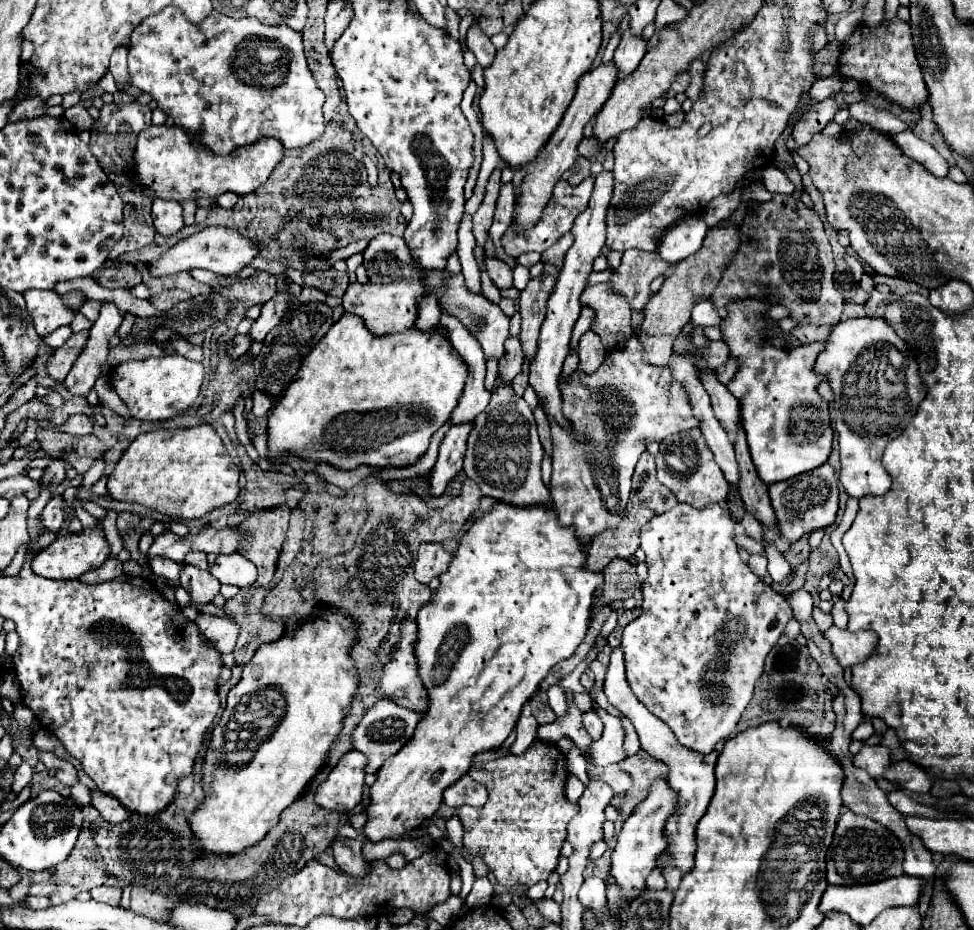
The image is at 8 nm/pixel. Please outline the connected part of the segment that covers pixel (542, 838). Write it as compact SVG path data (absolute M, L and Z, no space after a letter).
M536 739L522 755L474 763L468 775L488 789L486 805L456 809L464 827L462 841L470 855L482 853L502 887L516 883L530 887L548 879L558 867L566 825L578 811L578 805L564 797L566 759L560 749Z

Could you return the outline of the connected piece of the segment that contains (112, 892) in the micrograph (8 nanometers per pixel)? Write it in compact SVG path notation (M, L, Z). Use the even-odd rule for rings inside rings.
M96 887L90 891L90 895L94 901L108 903L108 905L120 905L122 889L120 887Z

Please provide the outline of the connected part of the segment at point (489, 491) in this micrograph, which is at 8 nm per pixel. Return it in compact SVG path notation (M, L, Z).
M510 385L498 387L492 393L492 401L488 403L488 407L476 417L474 429L468 439L464 473L480 485L484 497L492 497L514 507L552 507L550 491L540 477L542 455L544 449L538 441L536 421L530 407L522 397L516 397Z

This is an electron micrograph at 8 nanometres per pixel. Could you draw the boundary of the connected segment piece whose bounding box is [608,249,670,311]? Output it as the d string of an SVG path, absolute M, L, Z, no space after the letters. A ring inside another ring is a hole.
M630 249L624 251L620 267L612 273L610 291L624 295L632 311L642 311L650 299L650 283L668 271L668 263L662 263L658 253Z

